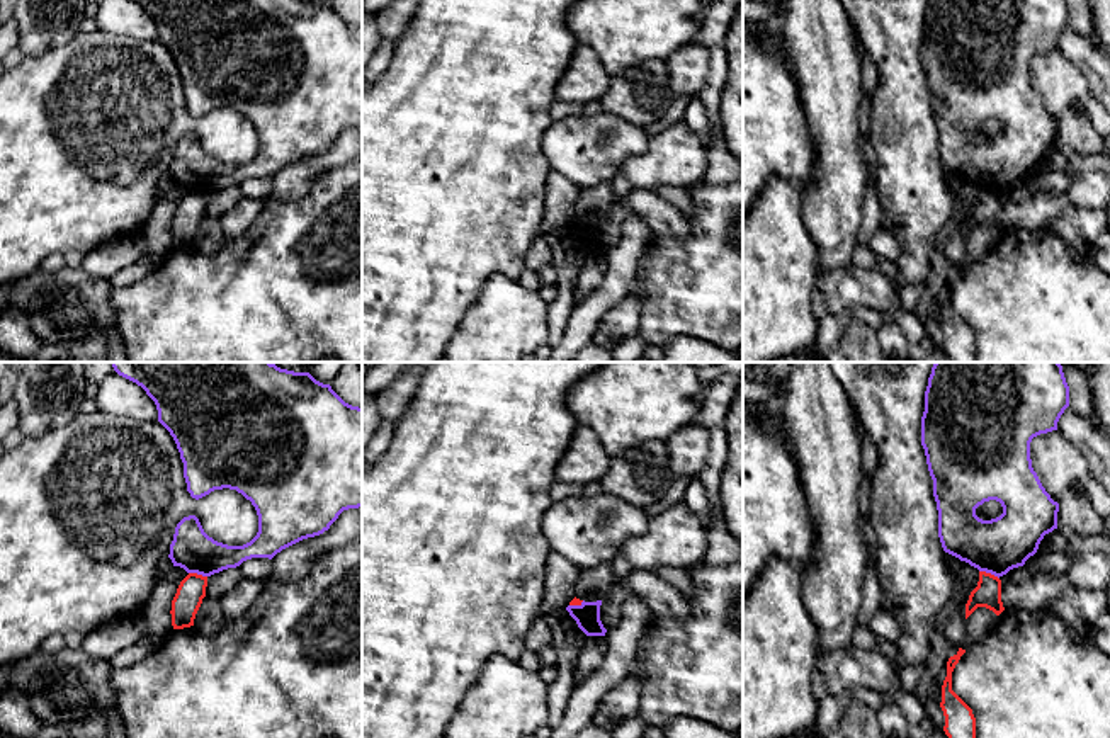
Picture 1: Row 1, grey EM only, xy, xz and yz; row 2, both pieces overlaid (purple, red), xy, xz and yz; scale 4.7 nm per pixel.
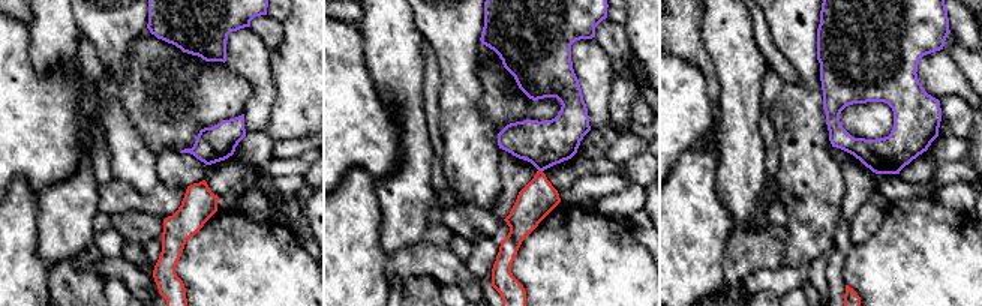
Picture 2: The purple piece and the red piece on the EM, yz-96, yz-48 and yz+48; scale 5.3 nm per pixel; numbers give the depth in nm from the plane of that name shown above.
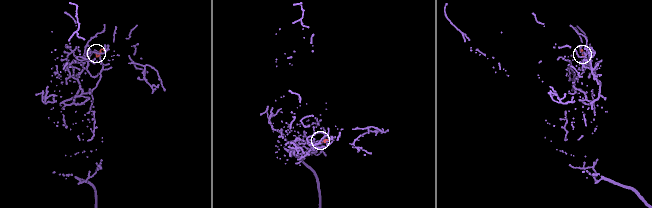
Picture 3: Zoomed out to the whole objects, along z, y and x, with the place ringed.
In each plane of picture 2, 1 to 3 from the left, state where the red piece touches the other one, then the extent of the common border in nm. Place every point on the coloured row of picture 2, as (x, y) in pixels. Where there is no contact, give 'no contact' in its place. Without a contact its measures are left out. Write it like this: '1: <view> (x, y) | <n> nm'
1: no contact
2: yz-48 (540, 170) | 30 nm
3: no contact

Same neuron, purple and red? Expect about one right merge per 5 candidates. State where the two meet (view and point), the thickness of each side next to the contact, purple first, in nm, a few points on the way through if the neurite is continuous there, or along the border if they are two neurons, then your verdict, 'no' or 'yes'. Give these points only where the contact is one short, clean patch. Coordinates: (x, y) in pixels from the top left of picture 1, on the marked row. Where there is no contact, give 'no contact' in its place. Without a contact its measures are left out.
yz (990, 572) | 260/130 nm | along yz (979, 570), (990, 572), (998, 579) | no

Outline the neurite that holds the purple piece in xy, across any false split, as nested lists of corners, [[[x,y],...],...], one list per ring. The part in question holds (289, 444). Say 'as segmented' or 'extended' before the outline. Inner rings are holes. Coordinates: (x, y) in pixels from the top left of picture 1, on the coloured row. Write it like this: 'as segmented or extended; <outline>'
as segmented; [[[110,362],[114,371],[141,386],[155,401],[158,422],[170,432],[180,459],[187,491],[199,500],[214,490],[236,490],[257,510],[258,532],[243,546],[209,537],[195,515],[184,517],[173,534],[173,566],[211,576],[252,558],[272,559],[282,549],[323,534],[343,510],[362,507],[362,408],[345,403],[330,384],[309,372],[280,369],[272,362]]]

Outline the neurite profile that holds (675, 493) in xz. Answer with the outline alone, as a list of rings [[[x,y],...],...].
[[[685,476],[675,478],[675,481],[670,485],[665,497],[661,500],[658,500],[656,503],[646,507],[644,514],[651,519],[651,517],[661,514],[663,510],[670,508],[671,505],[683,502],[685,490],[688,488],[690,481],[692,480],[685,478]]]

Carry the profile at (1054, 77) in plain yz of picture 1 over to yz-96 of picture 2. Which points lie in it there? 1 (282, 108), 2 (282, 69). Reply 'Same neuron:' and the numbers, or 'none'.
Same neuron: none

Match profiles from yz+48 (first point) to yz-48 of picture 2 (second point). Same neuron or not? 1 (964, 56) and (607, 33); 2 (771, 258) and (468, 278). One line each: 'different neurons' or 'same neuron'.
1: same neuron
2: same neuron

